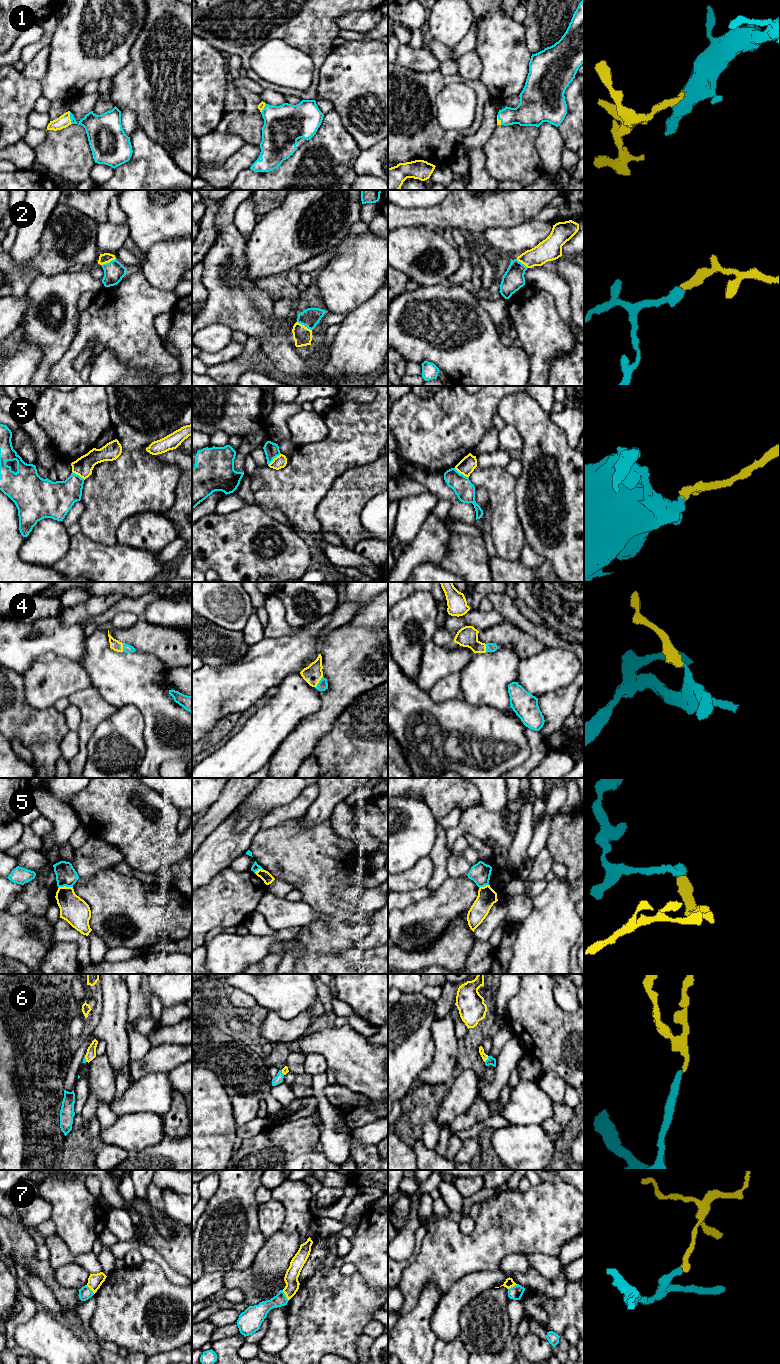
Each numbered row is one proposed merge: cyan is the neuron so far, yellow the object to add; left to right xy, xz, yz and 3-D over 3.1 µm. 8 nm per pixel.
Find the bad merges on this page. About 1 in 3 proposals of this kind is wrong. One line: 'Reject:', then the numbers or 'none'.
Reject: 3, 5, 7

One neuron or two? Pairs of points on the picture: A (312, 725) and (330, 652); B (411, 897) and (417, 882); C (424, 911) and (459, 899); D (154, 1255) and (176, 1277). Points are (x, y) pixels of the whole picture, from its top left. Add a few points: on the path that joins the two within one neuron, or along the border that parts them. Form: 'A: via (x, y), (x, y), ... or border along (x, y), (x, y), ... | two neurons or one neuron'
A: via (330, 707), (335, 699), (335, 670) | one neuron
B: border along (426, 886), (420, 889), (398, 892) | two neurons
C: via (433, 911), (438, 911), (450, 901) | one neuron
D: via (159, 1260), (171, 1272) | one neuron

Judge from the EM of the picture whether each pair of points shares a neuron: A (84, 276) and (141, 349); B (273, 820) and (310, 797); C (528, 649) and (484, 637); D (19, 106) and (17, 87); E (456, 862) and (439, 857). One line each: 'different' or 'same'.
A: different
B: same
C: same
D: same
E: different

